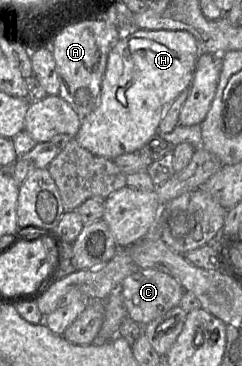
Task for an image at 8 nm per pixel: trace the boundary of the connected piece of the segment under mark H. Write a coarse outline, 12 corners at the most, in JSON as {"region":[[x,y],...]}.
{"region":[[187,31],[123,33],[74,139],[140,151],[191,86]]}

